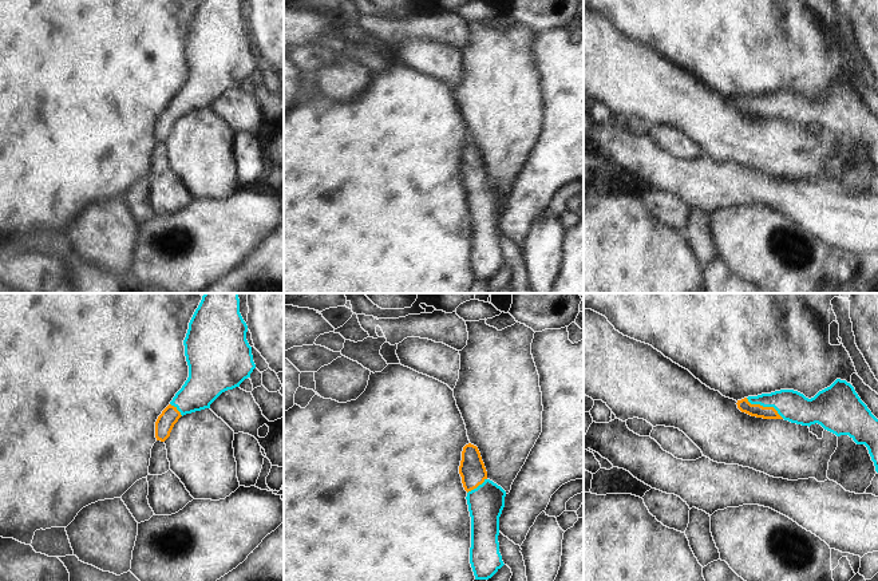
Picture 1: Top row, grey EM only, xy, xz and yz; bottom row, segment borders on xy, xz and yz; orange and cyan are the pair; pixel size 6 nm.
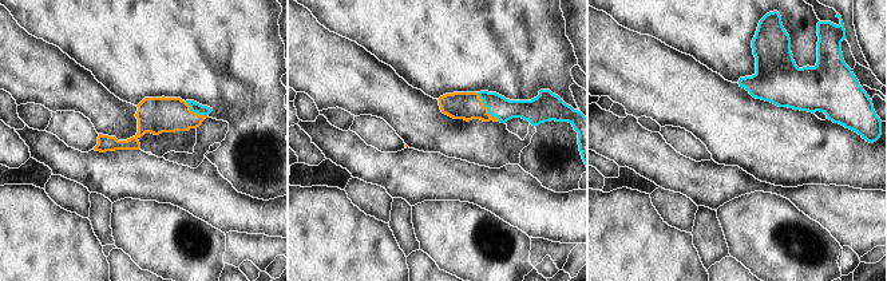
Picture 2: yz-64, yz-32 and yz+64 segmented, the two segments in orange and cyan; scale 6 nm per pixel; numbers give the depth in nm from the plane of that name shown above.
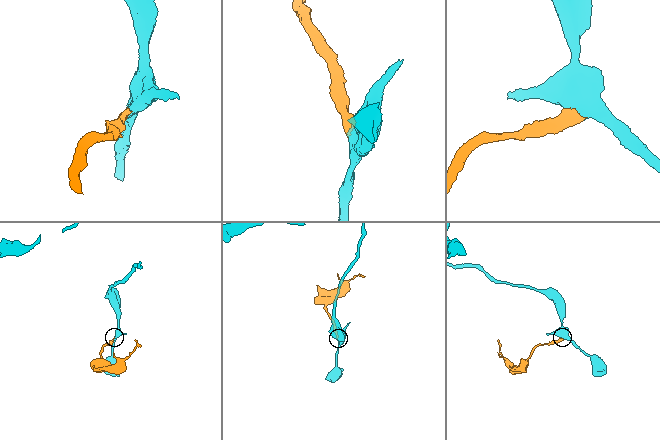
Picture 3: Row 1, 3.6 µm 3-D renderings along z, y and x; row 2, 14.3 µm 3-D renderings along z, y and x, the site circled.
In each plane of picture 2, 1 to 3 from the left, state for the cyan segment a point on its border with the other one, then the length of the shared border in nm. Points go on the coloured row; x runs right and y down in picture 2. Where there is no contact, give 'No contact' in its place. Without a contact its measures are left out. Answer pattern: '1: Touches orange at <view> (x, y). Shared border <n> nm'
1: Touches orange at yz-64 (195, 113). Shared border 160 nm
2: Touches orange at yz-32 (487, 109). Shared border 220 nm
3: No contact.

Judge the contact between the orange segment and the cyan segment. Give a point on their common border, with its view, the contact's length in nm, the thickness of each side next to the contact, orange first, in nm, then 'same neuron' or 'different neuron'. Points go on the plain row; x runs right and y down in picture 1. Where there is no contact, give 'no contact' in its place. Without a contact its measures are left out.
contact yz (764, 107); length 260 nm; calibres 80 and 190 nm; same neuron

